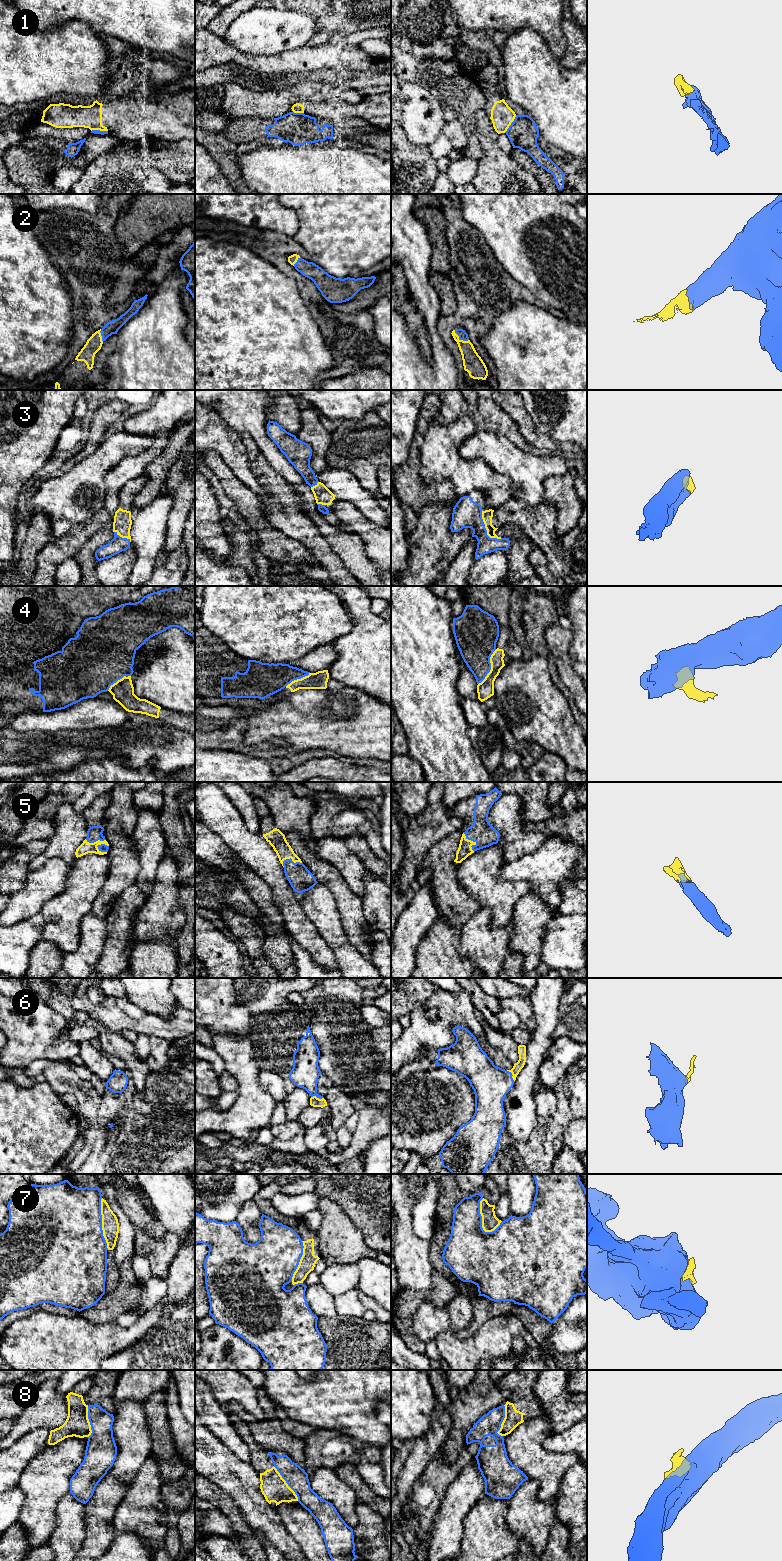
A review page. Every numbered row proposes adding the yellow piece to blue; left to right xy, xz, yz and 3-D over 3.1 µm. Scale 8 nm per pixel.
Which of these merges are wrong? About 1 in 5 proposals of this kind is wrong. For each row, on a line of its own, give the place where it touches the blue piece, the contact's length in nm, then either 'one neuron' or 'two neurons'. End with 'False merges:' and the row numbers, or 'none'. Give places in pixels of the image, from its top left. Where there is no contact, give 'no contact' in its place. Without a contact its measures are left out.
1: contact yz (511, 124); length 170 nm; two neurons
2: contact yz (460, 339); length 150 nm; one neuron
3: contact yz (485, 529); length 280 nm; one neuron
4: contact yz (490, 667); length 320 nm; two neurons
5: contact yz (473, 841); length 180 nm; one neuron
6: contact yz (512, 1075); length 120 nm; one neuron
7: contact xy (101, 1224); length 420 nm; two neurons
8: contact xz (286, 1482); length 340 nm; two neurons
False merges: 1, 4, 7, 8

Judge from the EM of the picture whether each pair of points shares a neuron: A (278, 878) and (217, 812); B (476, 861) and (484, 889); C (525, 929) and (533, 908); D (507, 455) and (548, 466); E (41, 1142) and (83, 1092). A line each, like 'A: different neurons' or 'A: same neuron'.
A: same neuron
B: same neuron
C: same neuron
D: same neuron
E: different neurons

